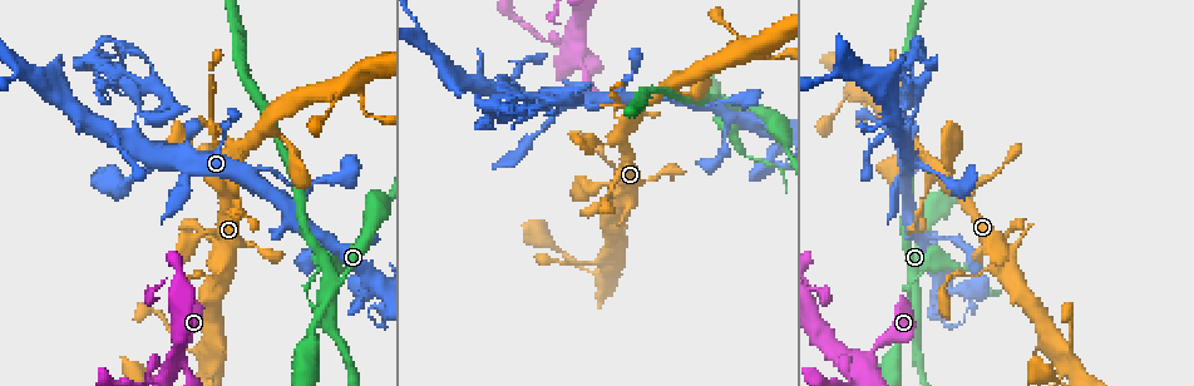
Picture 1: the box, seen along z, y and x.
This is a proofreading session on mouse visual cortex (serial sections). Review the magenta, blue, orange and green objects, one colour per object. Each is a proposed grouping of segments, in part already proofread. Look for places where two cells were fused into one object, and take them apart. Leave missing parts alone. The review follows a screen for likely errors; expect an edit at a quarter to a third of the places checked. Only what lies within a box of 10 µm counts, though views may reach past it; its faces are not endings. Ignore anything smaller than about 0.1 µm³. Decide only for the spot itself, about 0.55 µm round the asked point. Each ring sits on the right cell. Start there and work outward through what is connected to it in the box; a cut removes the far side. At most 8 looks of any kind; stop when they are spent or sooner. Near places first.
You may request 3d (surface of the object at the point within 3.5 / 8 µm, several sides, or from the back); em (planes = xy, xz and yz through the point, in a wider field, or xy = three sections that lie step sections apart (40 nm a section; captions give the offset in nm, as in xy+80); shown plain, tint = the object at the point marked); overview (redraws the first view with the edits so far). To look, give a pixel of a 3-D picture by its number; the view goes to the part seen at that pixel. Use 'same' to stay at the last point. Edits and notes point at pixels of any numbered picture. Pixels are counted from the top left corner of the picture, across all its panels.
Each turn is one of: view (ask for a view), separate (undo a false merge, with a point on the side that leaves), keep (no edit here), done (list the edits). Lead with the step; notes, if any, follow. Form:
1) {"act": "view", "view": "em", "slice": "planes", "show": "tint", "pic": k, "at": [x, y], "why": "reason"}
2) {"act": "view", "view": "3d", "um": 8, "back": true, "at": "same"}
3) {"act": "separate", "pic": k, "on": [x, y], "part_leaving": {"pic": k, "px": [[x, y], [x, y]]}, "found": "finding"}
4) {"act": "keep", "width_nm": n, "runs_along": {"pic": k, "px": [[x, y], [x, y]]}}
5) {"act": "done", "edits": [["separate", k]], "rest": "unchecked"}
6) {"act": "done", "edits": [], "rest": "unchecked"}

{"act": "view", "view": "3d", "um": 3.5, "pic": 1, "at": [288, 211], "why": "three arms meet"}

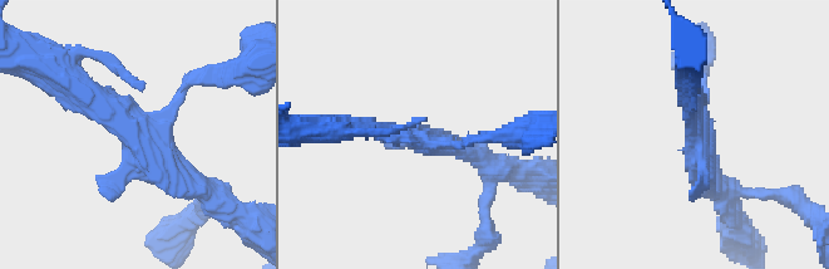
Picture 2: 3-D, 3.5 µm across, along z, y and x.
{"act": "view", "view": "em", "slice": "planes", "show": "tint", "pic": 2, "at": [136, 140]}

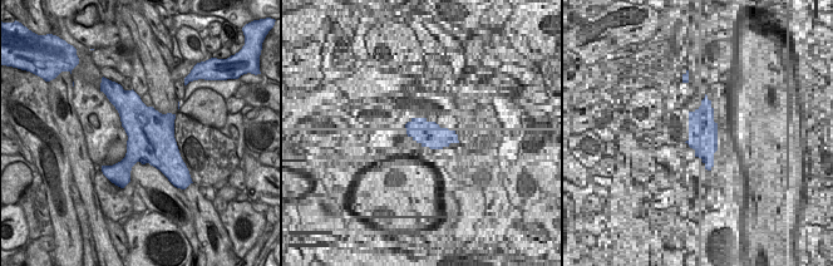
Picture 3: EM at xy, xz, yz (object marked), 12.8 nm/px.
{"act": "keep", "runs_along": {"pic": 2, "px": [[77, 84], [200, 189]]}, "found": "all the same cell"}

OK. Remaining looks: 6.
{"act": "view", "view": "em", "slice": "xy", "step": 1, "show": "tint", "pic": 1, "at": [323, 306], "why": "narrows sharply"}

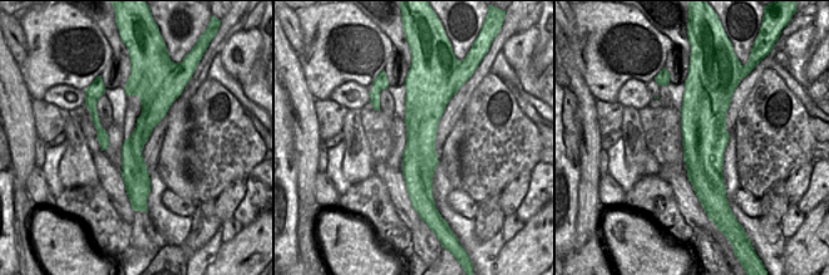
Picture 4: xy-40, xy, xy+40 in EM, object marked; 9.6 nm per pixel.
{"act": "view", "view": "3d", "um": 3.5, "at": "same"}

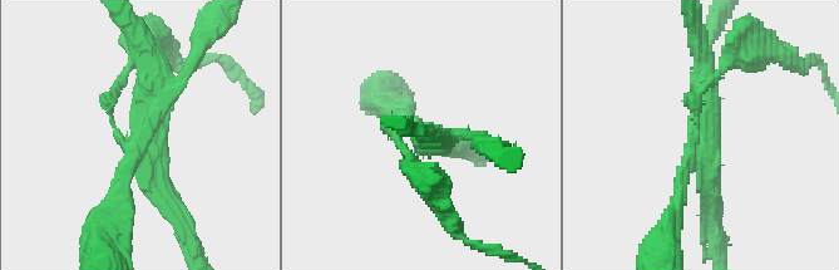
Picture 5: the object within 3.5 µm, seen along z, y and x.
{"act": "keep", "arm_widths_nm": [150, 150, 200, 250], "runs_along": {"pic": 4, "px": [[141, 87], [148, 119], [133, 145], [132, 195]]}, "found": "all the same cell"}

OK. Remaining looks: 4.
{"act": "view", "view": "3d", "um": 8, "pic": 1, "at": [865, 362], "why": "four or more arms meet"}

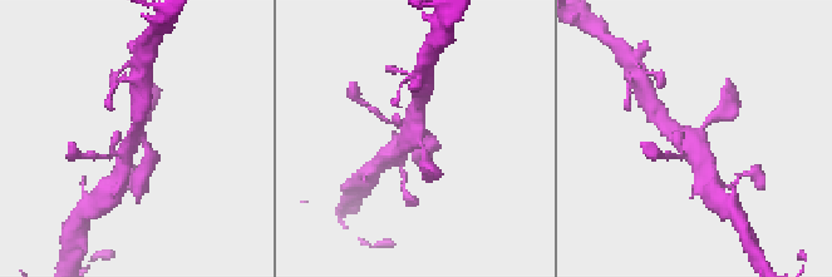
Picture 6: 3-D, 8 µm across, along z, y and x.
{"act": "view", "view": "em", "slice": "xy", "step": 3, "show": "tint", "at": "same", "why": "now the EM"}

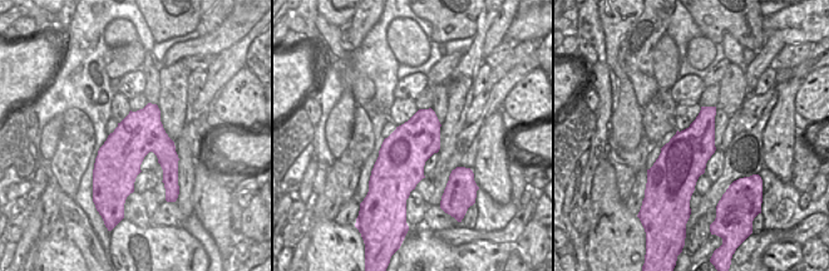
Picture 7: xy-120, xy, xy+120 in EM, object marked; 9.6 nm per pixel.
{"act": "keep", "found": "one cell here"}

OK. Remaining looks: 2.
{"act": "done", "edits": [], "rest": "unchecked"}

